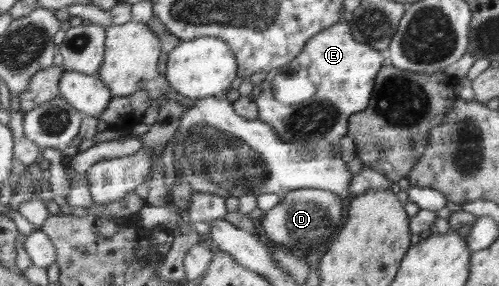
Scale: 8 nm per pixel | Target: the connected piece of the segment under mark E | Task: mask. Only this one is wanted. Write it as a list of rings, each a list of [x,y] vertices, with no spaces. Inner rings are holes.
[[[347,20],[337,22],[337,26],[329,30],[321,30],[317,38],[305,47],[305,54],[296,58],[291,64],[280,69],[270,70],[264,74],[264,80],[257,84],[251,97],[259,106],[259,119],[271,124],[285,142],[317,142],[320,138],[334,146],[335,157],[341,158],[341,138],[347,134],[347,118],[355,112],[361,112],[369,104],[373,80],[377,70],[381,69],[381,54],[373,47],[363,42],[357,42],[352,36],[352,28]],[[299,68],[308,70],[308,77],[313,82],[316,91],[310,98],[301,103],[291,105],[281,104],[274,98],[273,79],[277,75],[293,72]],[[307,110],[307,112],[299,112]]]

